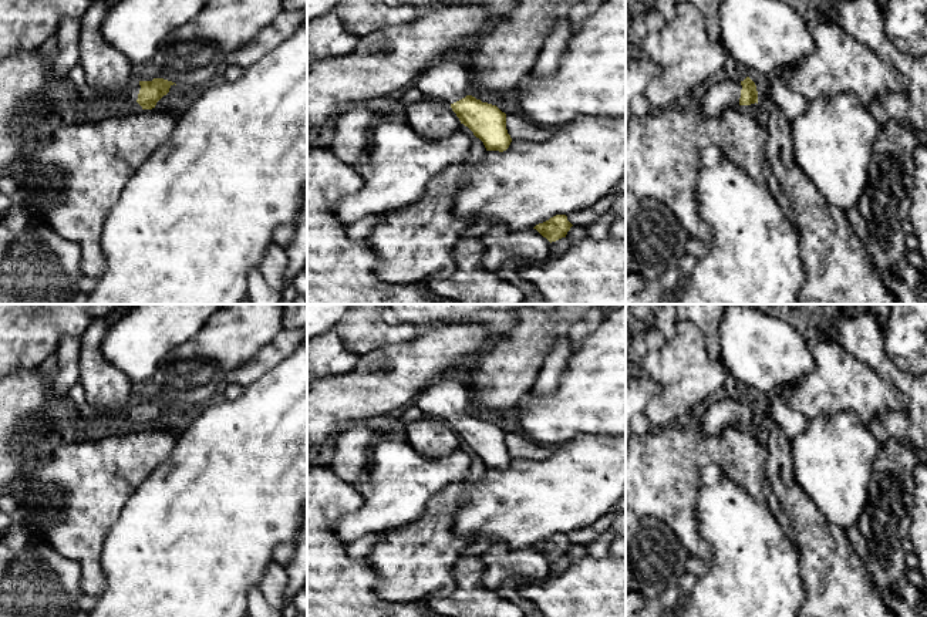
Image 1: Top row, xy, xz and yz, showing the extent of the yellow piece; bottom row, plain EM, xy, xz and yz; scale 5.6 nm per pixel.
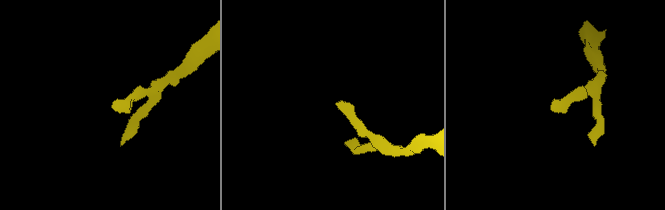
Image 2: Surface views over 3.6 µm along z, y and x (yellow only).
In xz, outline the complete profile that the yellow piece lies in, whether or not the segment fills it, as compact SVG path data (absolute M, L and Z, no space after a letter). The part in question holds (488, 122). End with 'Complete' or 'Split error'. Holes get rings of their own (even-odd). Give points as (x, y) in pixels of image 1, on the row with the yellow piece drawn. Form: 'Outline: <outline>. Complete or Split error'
Outline: M449 58L435 61L419 75L415 85L424 98L449 104L461 124L483 142L486 151L503 152L509 148L512 138L506 129L506 114L469 94L466 67Z. Split error

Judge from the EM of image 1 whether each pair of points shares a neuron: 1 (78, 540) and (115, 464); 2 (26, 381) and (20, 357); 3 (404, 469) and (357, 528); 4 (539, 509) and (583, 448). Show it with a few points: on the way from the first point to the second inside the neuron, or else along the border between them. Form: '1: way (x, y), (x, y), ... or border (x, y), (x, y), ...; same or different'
1: way (78, 522), (78, 501), (97, 482); same
2: border (37, 367), (14, 373); different
3: way (401, 484), (371, 513); same
4: way (555, 494), (583, 464); same

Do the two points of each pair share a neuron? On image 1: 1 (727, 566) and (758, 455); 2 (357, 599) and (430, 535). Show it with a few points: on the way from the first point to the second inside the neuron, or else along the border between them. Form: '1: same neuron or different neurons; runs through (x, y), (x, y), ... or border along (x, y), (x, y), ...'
1: different neurons; border along (722, 469), (727, 476), (741, 485), (772, 513)
2: different neurons; border along (364, 559), (377, 575), (374, 593), (391, 602)

